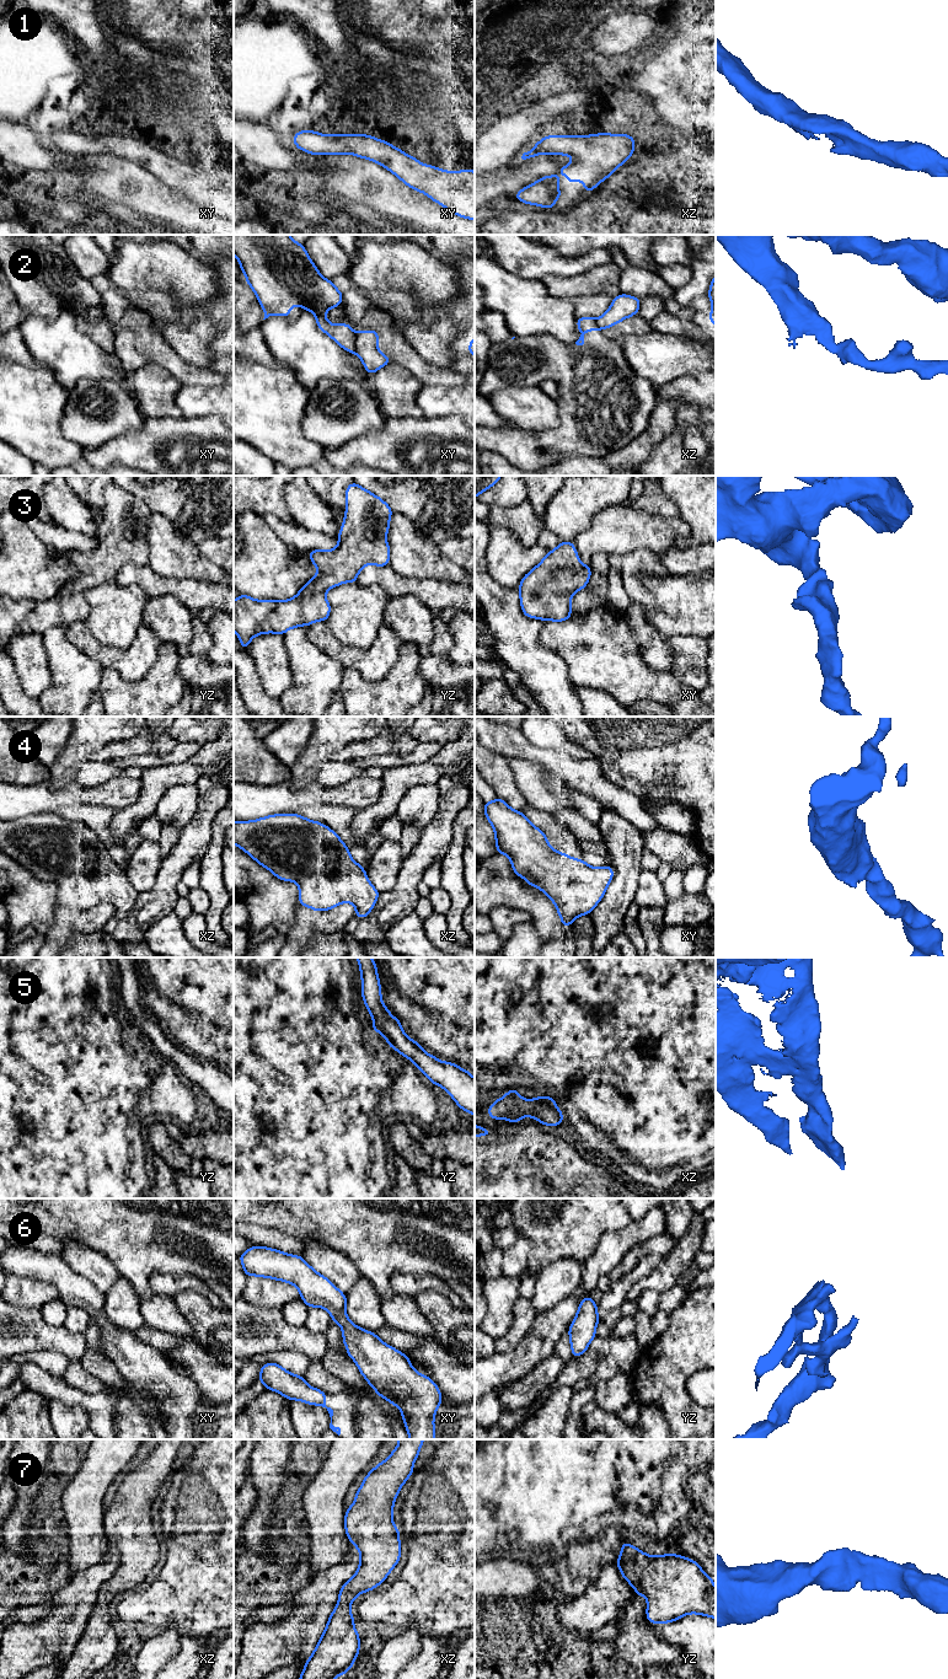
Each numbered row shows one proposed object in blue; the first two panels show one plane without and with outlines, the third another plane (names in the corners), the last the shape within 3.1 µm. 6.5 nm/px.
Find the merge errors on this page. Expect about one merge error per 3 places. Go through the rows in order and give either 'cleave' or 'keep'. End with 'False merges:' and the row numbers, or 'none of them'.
1: keep
2: cleave
3: keep
4: keep
5: keep
6: keep
7: keep
False merges: 2

